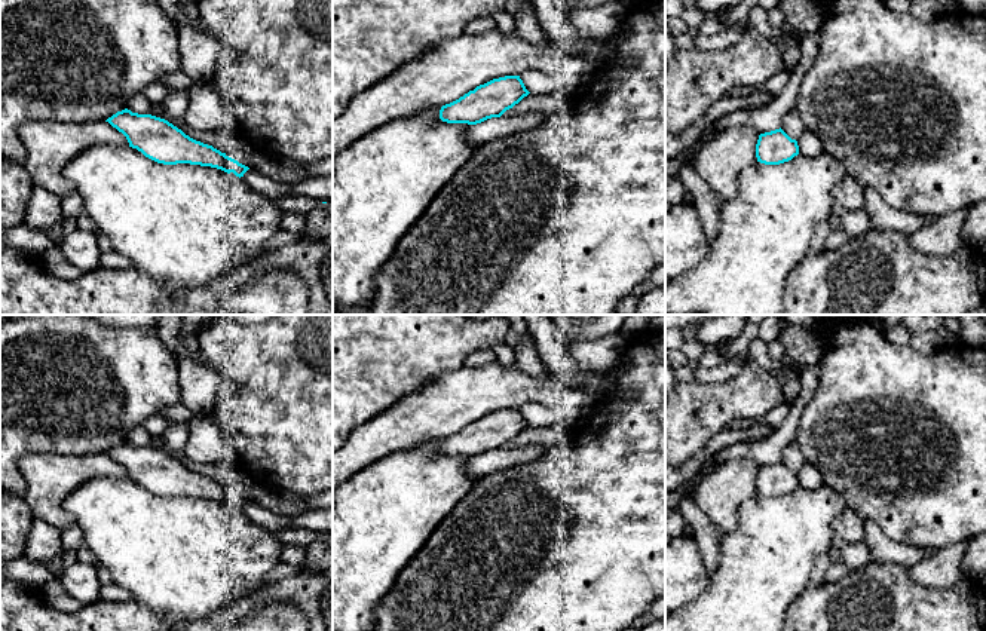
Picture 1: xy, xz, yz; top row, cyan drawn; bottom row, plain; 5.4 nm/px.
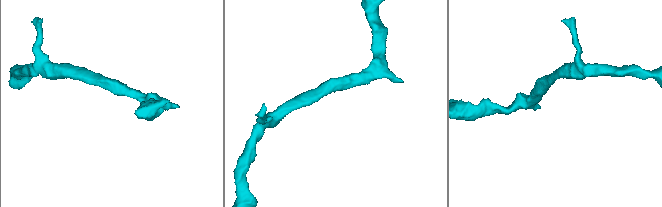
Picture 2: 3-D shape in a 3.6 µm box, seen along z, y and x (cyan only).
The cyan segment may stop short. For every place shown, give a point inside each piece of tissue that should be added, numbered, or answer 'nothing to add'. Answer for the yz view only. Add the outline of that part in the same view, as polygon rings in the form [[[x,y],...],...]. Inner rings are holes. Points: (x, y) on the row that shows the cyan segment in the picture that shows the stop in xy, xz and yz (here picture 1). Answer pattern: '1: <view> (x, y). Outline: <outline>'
nothing to add

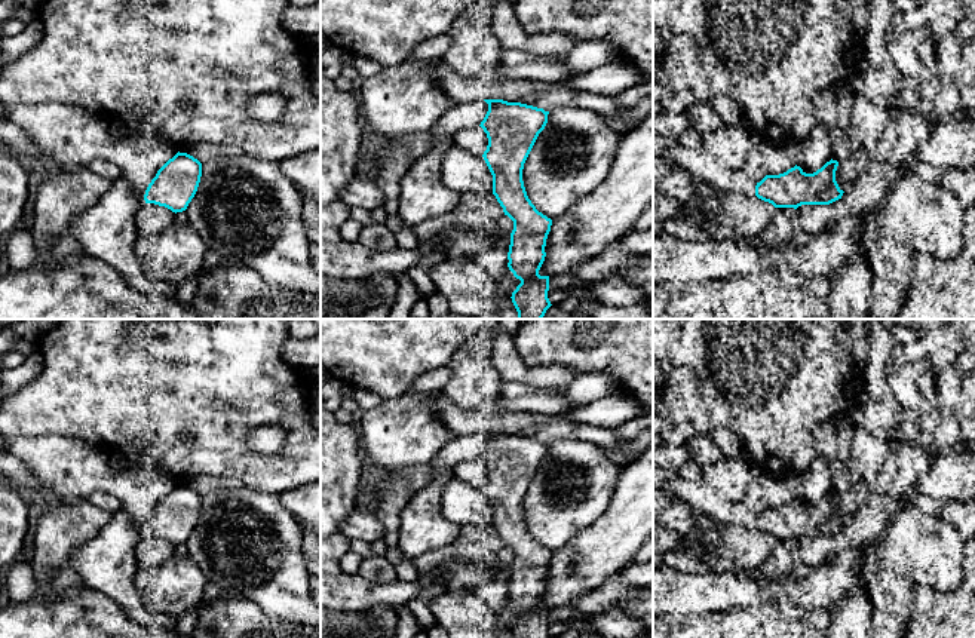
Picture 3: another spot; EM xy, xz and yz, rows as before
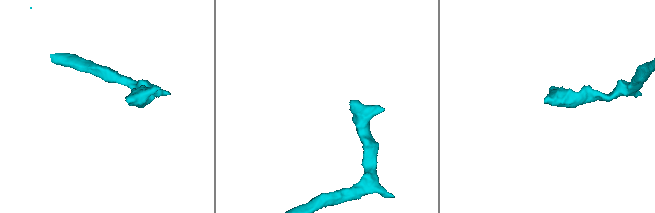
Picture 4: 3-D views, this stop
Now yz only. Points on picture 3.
1: yz (695, 162). Outline: [[[653,132],[653,157],[659,157],[674,171],[687,174],[696,184],[706,184],[723,194],[736,191],[742,196],[755,196],[757,182],[746,178],[742,171],[718,166],[702,148],[687,148]]]

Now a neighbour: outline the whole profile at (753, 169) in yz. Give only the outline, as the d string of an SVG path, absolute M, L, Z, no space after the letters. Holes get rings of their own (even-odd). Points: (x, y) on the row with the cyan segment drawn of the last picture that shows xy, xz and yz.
M752 148L743 163L742 172L746 178L752 180L754 182L760 182L766 174L761 166L761 154L757 148Z

